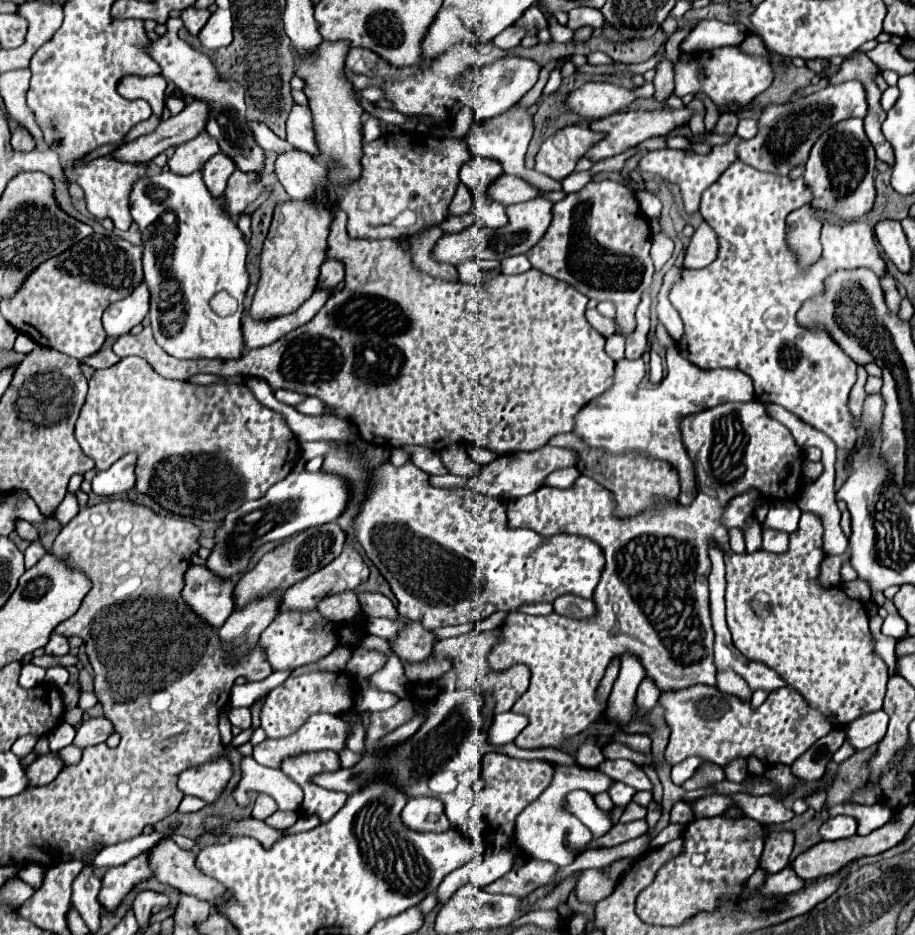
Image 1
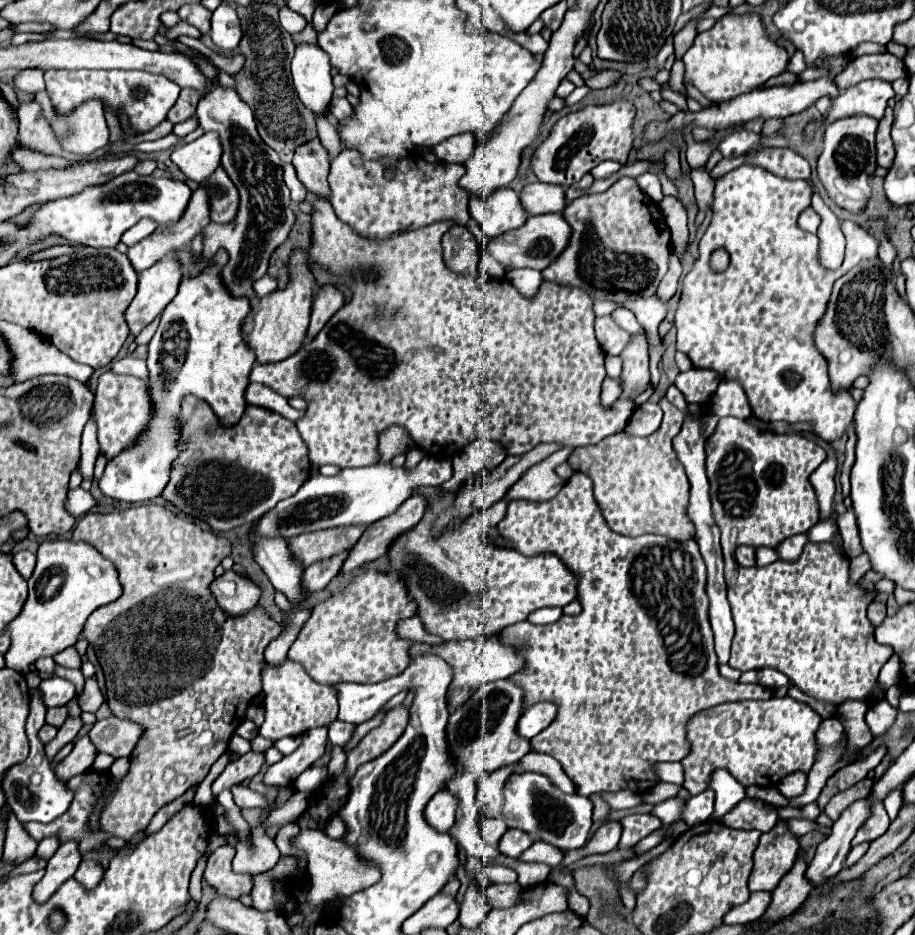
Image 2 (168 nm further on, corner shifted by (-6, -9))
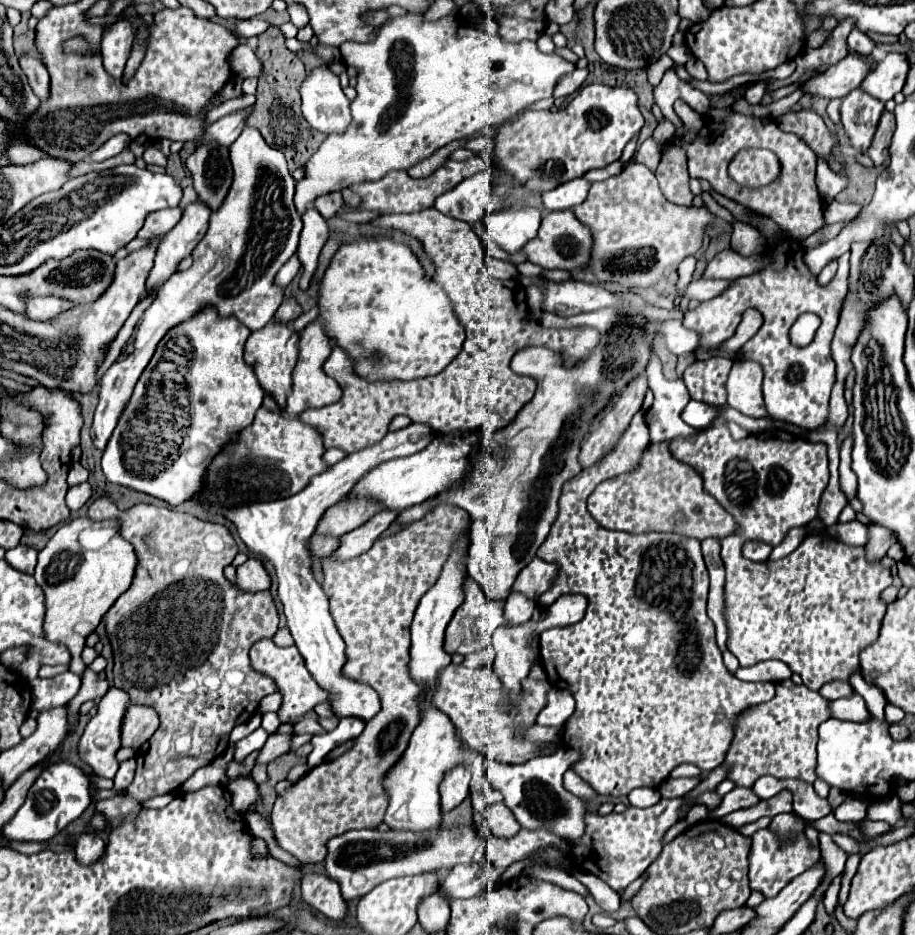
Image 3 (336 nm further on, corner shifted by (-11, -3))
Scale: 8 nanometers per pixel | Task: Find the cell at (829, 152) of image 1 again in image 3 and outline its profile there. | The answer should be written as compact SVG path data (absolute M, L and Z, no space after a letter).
M860 88L852 90L842 100L842 106L840 106L842 126L844 126L844 132L850 138L852 146L858 152L868 150L882 110L884 110L884 102L876 100L870 94L864 94L864 90L860 90Z

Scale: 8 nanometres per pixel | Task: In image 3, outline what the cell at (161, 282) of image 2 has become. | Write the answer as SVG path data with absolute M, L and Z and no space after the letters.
M200 200L184 208L180 222L168 234L164 234L158 244L154 268L150 270L146 290L156 290L158 286L162 286L162 282L166 282L174 274L178 262L192 254L194 246L206 234L208 218L210 208Z

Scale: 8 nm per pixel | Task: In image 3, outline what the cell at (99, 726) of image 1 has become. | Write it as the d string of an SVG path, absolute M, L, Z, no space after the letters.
M128 706L122 722L122 746L140 748L158 728L158 714L150 706Z

